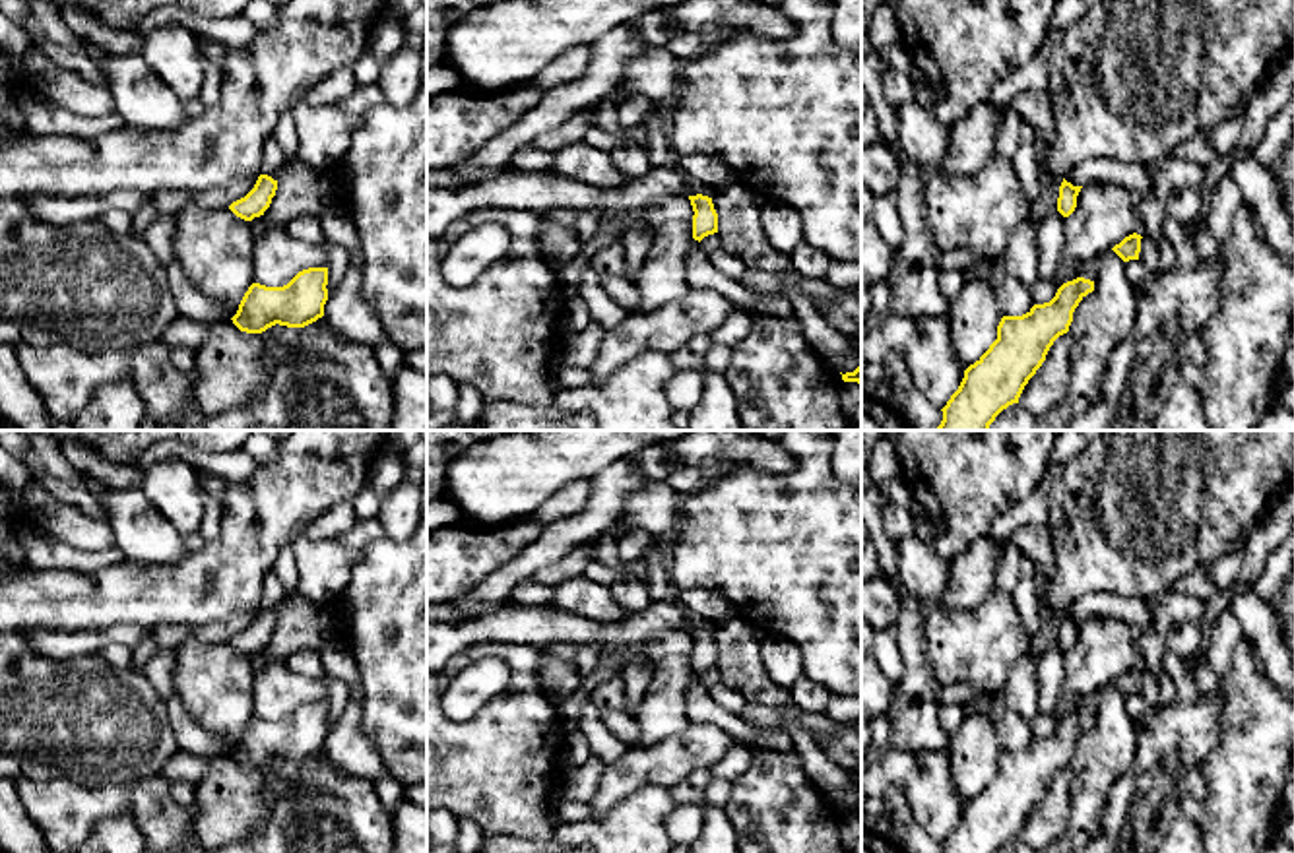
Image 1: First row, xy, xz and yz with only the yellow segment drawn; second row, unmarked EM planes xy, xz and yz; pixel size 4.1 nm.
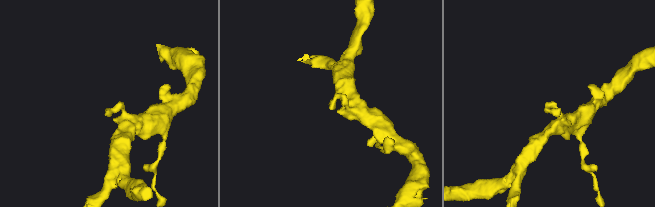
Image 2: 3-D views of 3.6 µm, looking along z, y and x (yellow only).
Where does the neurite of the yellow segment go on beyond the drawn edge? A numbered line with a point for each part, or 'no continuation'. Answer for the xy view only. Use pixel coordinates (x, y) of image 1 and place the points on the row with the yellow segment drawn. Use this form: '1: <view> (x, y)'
no continuation

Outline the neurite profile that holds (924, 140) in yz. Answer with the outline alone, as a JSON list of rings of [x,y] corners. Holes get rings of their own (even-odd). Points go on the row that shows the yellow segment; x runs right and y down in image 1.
[[[908,101],[896,107],[898,145],[902,153],[922,171],[923,176],[941,174],[941,161],[949,153],[951,134],[931,112]]]

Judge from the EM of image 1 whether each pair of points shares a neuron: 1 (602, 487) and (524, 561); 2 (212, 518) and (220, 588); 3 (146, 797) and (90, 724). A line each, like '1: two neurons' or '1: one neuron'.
1: one neuron
2: two neurons
3: two neurons

